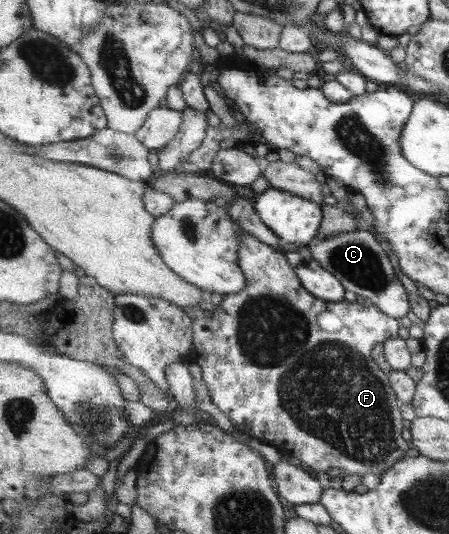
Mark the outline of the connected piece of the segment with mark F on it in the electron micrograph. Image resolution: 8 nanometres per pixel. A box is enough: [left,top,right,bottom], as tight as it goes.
[194,232,413,477]

